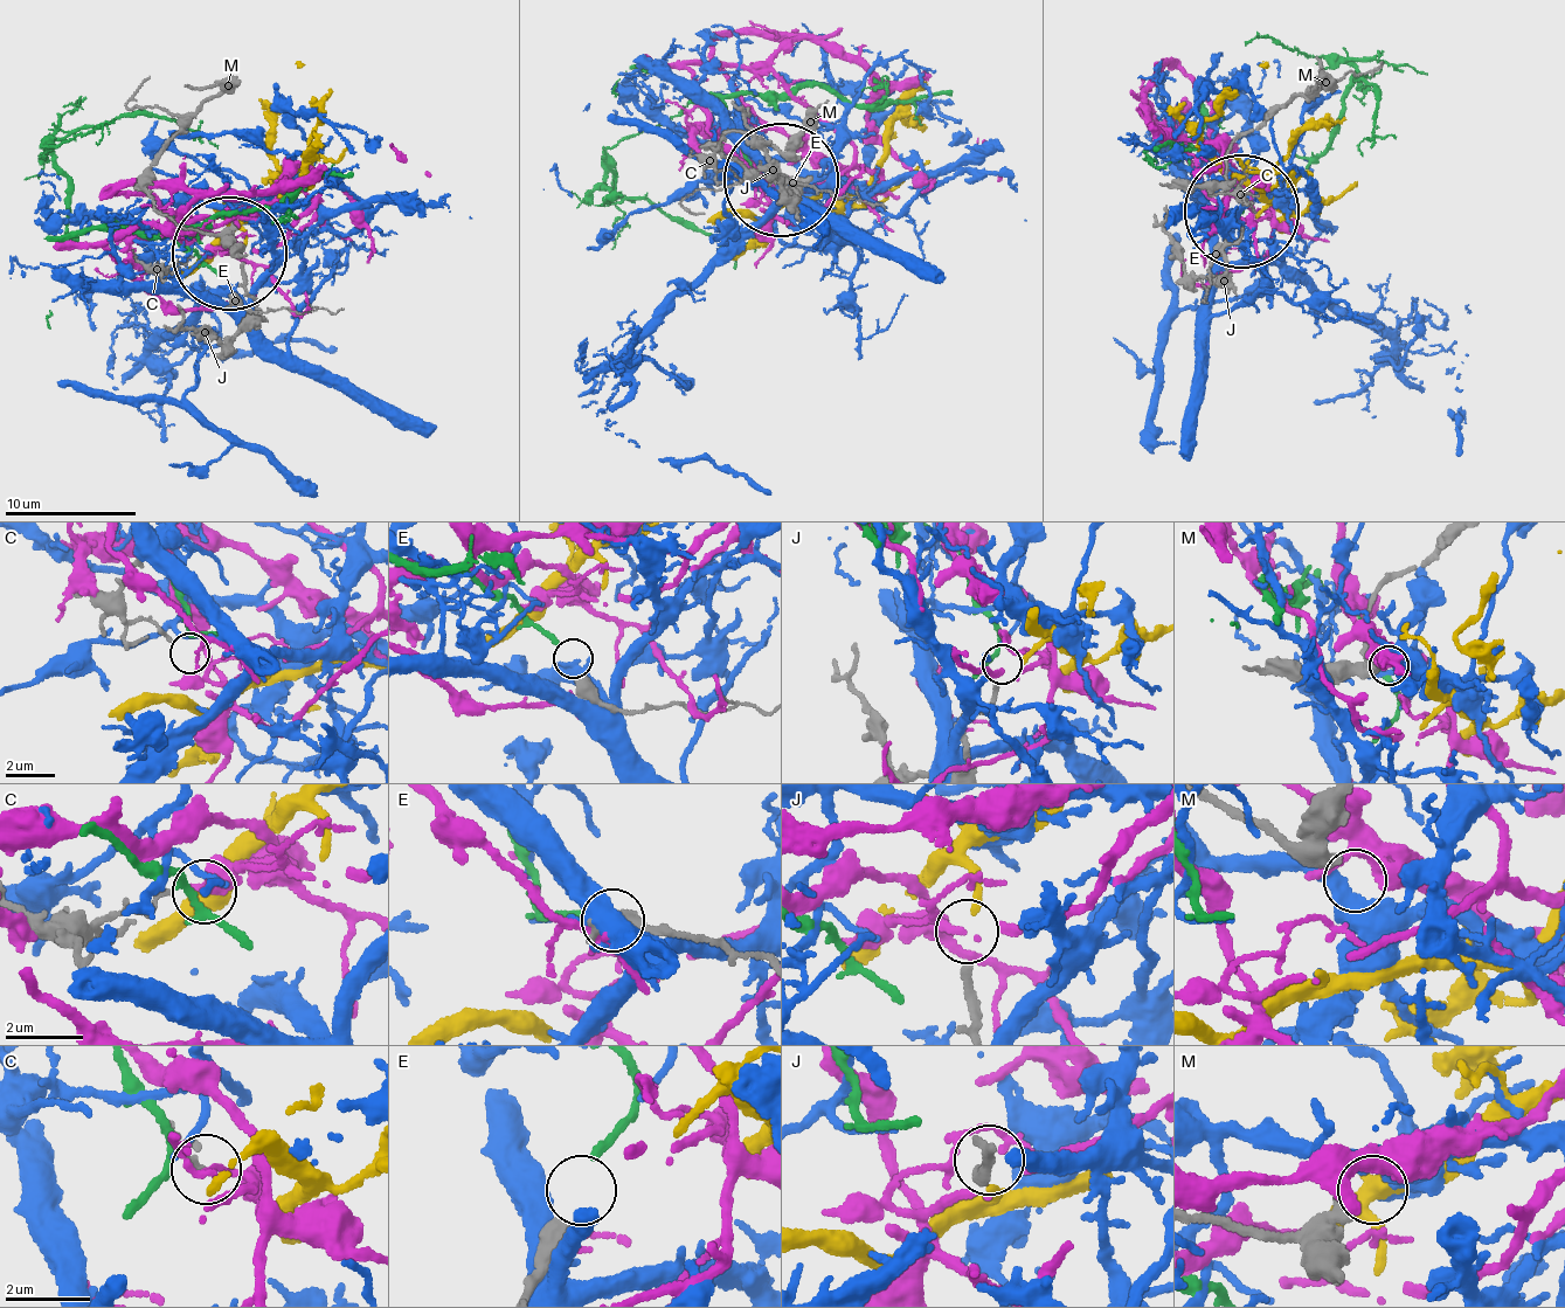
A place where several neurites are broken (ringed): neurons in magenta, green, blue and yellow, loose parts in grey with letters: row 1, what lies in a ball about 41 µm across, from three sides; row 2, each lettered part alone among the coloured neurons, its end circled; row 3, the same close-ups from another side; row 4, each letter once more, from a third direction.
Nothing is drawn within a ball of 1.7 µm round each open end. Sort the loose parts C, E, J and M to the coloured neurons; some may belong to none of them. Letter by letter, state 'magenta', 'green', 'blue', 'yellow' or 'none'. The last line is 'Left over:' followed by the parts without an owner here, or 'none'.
C: blue
E: green
J: yellow
M: none
Left over: M

